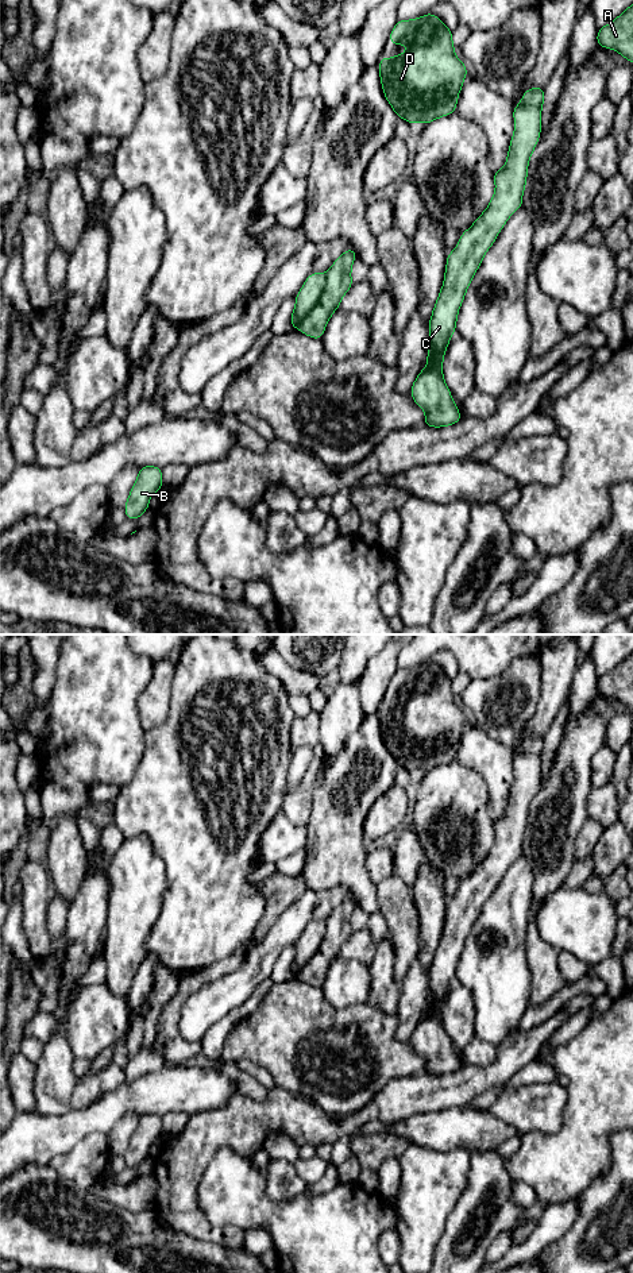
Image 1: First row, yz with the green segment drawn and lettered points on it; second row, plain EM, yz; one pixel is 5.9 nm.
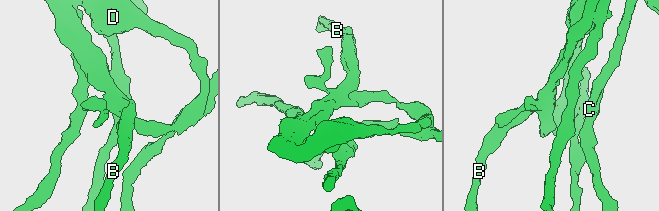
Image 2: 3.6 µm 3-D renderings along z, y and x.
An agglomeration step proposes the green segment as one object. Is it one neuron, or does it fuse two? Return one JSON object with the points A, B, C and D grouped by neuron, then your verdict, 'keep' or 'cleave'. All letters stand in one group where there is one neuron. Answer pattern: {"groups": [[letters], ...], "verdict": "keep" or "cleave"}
{"groups": [["A", "B", "C", "D"]], "verdict": "keep"}

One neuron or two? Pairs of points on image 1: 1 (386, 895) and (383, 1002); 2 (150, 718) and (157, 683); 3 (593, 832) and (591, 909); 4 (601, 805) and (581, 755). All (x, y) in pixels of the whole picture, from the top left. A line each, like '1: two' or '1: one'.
1: one
2: one
3: two
4: two

